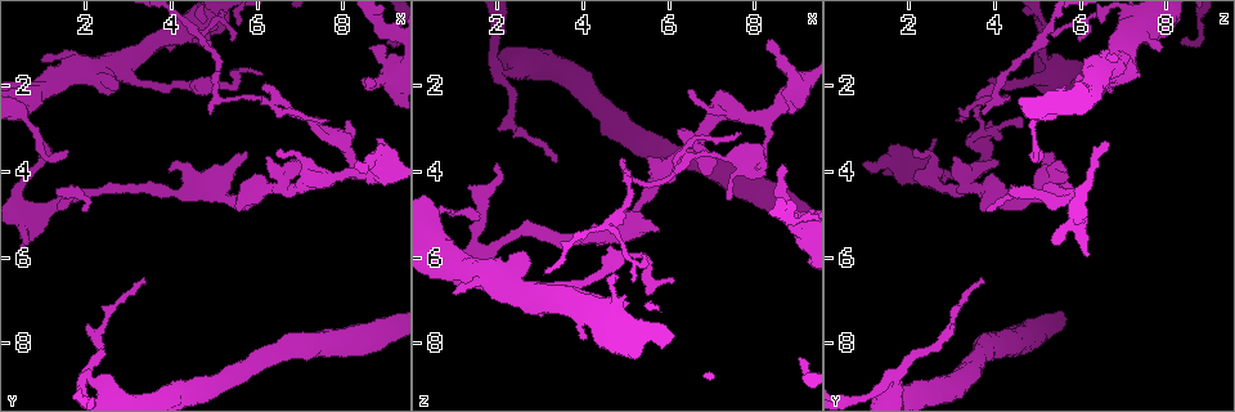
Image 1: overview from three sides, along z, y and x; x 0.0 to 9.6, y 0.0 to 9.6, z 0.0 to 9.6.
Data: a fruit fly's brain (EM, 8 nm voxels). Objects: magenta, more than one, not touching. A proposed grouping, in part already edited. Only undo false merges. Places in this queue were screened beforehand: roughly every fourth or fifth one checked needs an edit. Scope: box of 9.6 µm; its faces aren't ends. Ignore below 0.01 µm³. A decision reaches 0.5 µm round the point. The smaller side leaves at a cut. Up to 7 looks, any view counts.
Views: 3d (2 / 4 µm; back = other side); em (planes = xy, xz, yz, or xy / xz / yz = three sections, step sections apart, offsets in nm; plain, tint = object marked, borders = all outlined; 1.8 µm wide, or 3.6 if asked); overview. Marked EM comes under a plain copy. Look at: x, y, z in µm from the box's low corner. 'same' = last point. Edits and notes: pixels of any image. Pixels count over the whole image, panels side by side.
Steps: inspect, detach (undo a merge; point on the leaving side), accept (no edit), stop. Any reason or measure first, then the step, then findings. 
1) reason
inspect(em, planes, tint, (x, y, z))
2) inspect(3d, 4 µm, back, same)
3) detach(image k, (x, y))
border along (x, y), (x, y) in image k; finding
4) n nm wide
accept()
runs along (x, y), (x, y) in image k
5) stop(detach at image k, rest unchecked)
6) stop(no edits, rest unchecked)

side arm on a straight run
inspect(3d, 4 µm, (6.60, 4.35, 3.35))

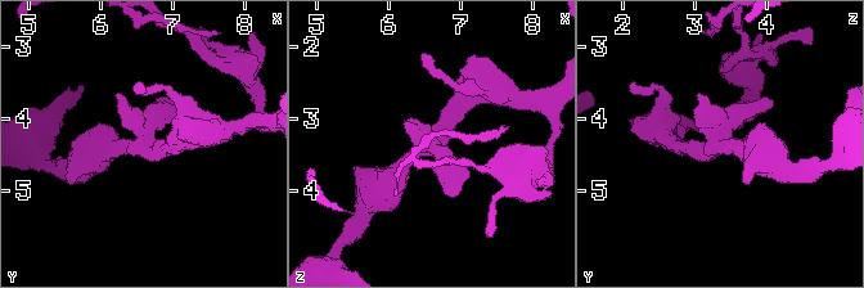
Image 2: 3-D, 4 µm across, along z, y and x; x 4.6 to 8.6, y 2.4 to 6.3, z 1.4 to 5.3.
now the EM
inspect(em, 3.6 µm, xz, step 8, tint, (6.55, 4.40, 3.30))

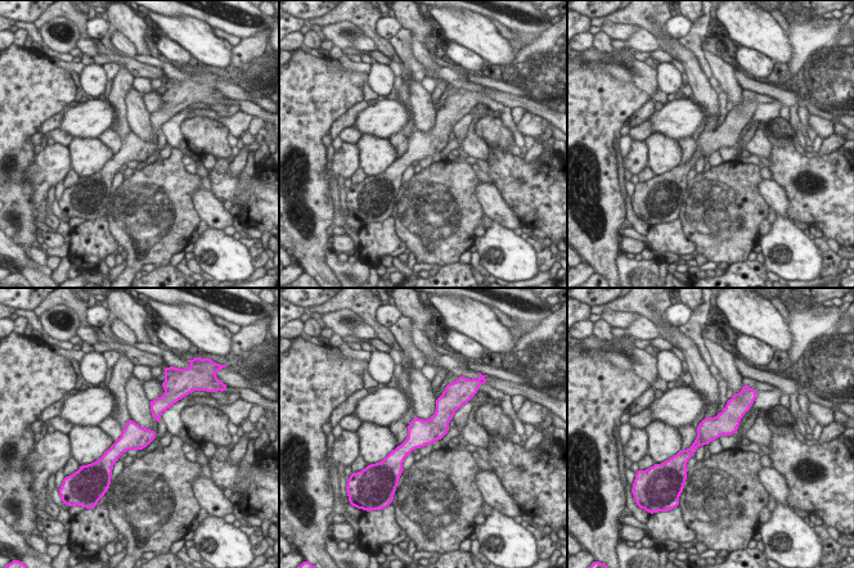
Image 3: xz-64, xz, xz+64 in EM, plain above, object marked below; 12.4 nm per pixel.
another direction
inspect(em, 3.6 µm, planes, borders, same)

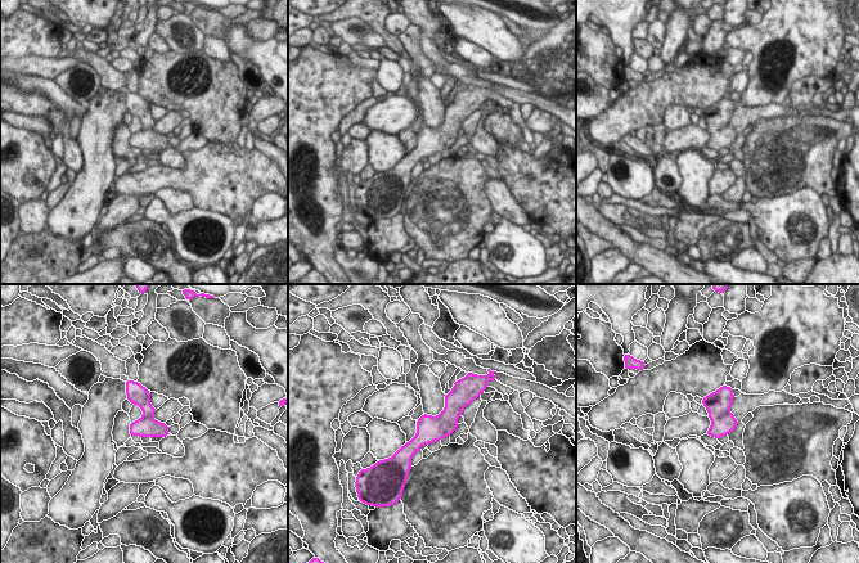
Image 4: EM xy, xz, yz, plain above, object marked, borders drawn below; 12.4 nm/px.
280 nm wide
accept()
runs along (455, 400), (453, 409), (408, 455) in image 4; one neuron here

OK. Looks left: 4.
abrupt turn
inspect(3d, 4 µm, (2.05, 8.70, 1.65))

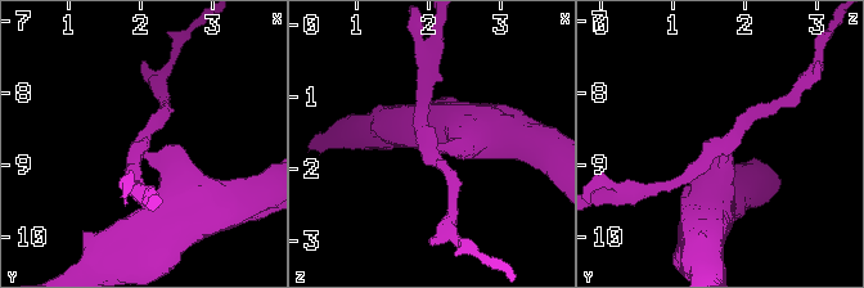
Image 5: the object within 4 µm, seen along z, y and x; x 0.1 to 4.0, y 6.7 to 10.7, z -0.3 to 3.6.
3 arms; arms of 180, 200, 550 nm; need the tissue
inspect(em, planes, tint, (2.05, 8.80, 1.75))

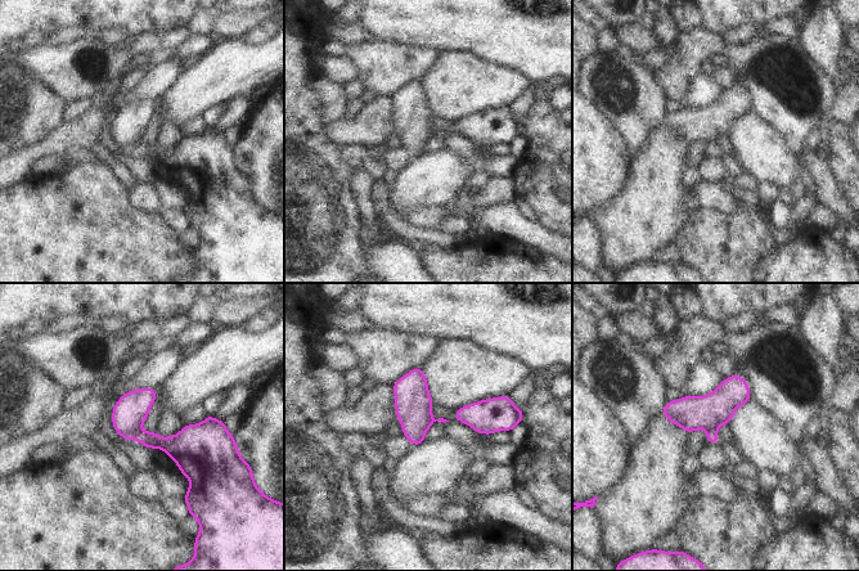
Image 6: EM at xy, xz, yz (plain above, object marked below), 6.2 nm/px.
detach(image 6, (718, 408))
border along (715, 430), (707, 432) in image 6; two neurons meet here

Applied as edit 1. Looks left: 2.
four arms meet
inspect(3d, 2 µm, (1.20, 4.80, 5.85))

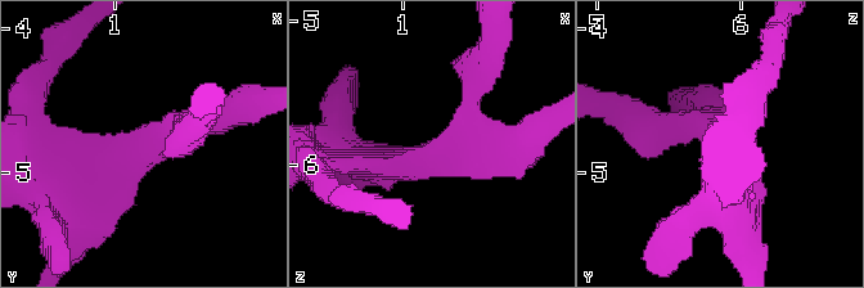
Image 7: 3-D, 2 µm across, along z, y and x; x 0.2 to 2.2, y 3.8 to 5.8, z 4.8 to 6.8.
4 arms
inspect(em, planes, tint, (1.18, 4.82, 5.92))

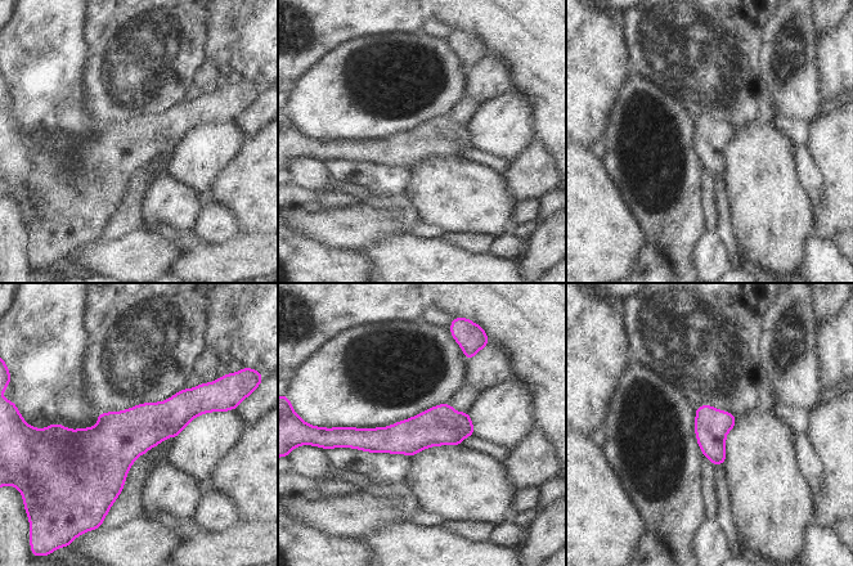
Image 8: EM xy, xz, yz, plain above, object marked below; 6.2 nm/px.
accept()
runs along (471, 431), (345, 434) in image 8; all the same neuron

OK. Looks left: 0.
stop(detach at image 6, rest unchecked)

